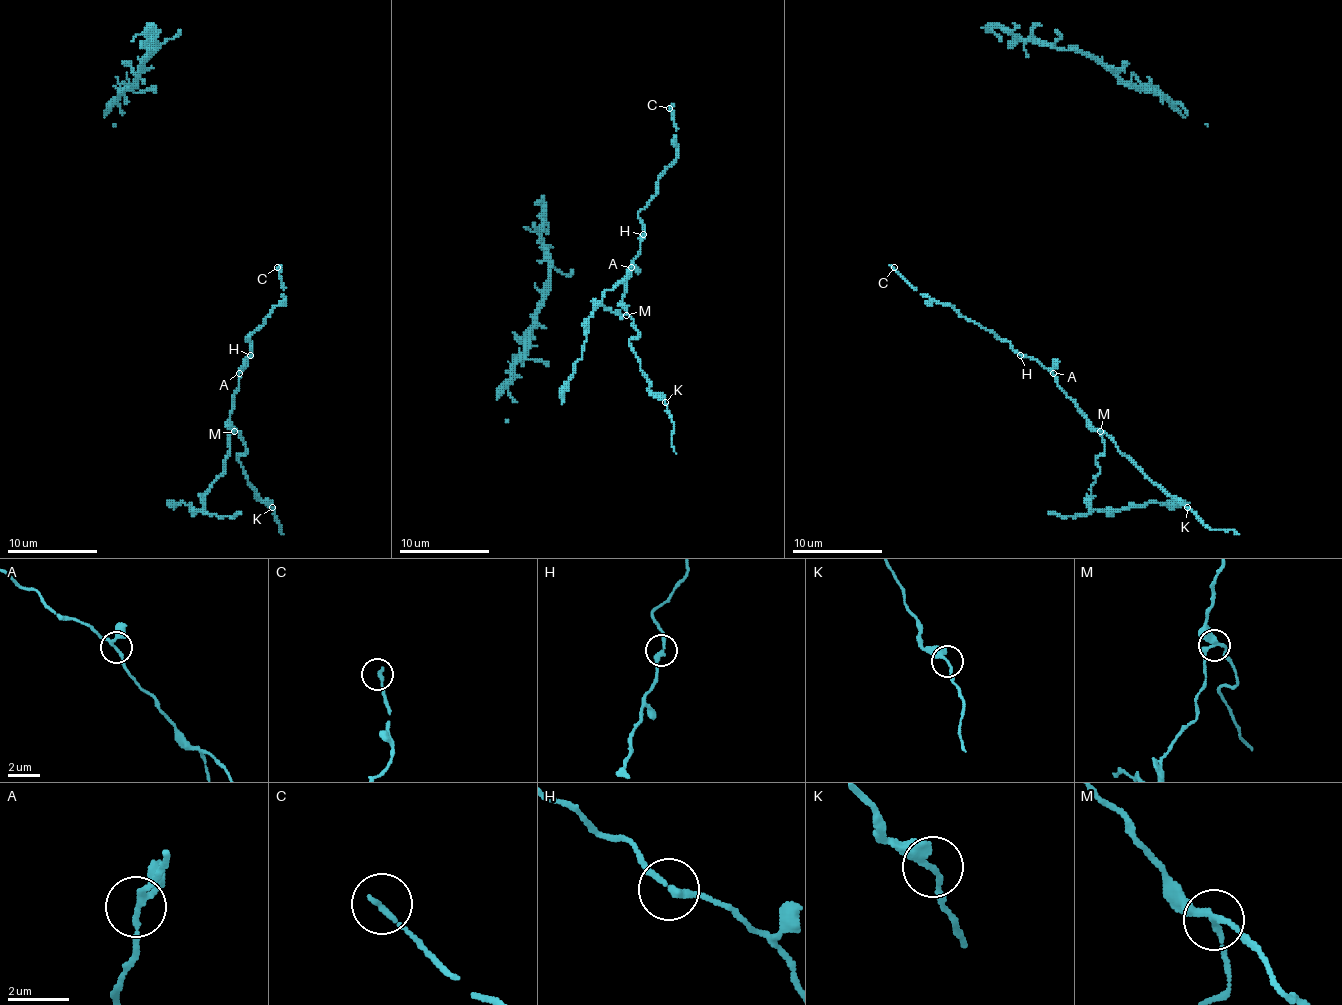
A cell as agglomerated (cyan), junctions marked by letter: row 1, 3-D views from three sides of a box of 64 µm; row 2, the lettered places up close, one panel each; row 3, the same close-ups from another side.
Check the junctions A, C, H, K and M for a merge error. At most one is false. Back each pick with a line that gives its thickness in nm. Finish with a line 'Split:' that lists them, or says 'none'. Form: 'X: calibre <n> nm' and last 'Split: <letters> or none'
M: calibre 200 nm
Split: M

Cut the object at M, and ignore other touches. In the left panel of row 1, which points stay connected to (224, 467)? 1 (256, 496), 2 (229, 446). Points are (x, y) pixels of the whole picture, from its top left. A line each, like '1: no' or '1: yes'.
1: no
2: yes

